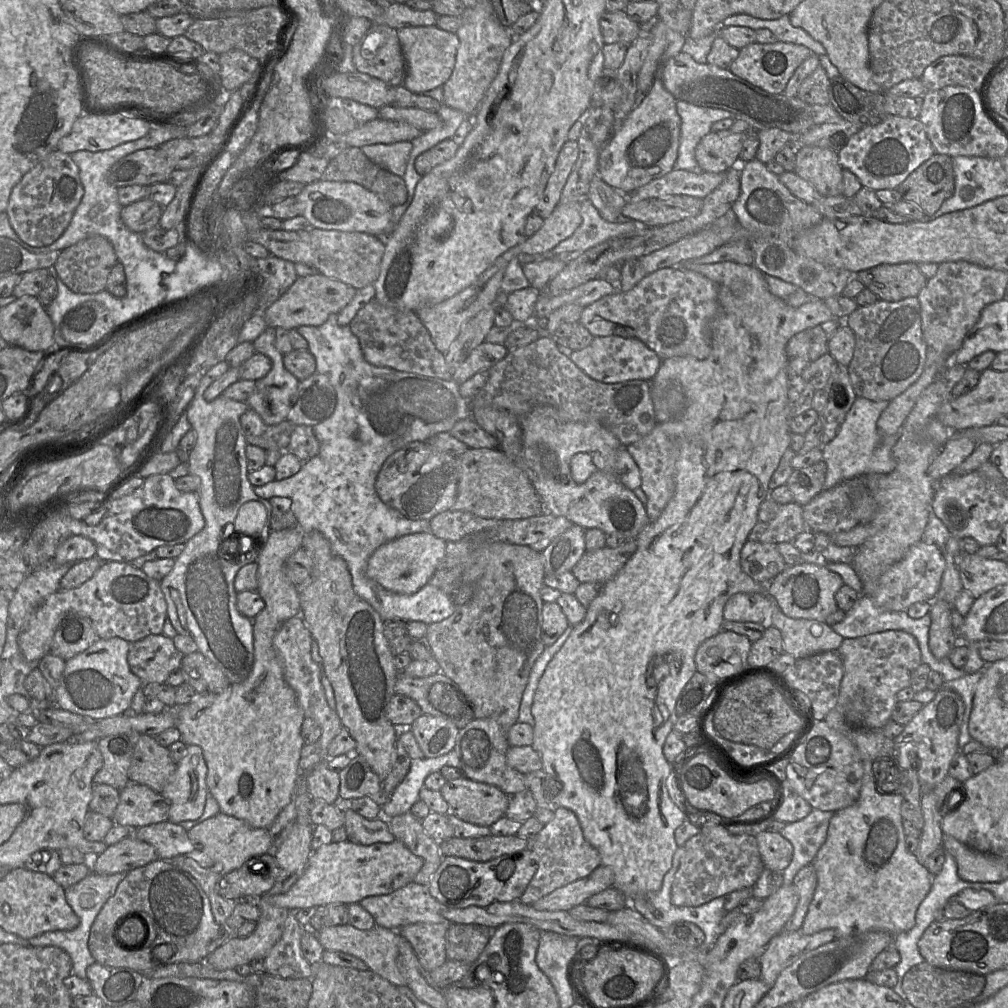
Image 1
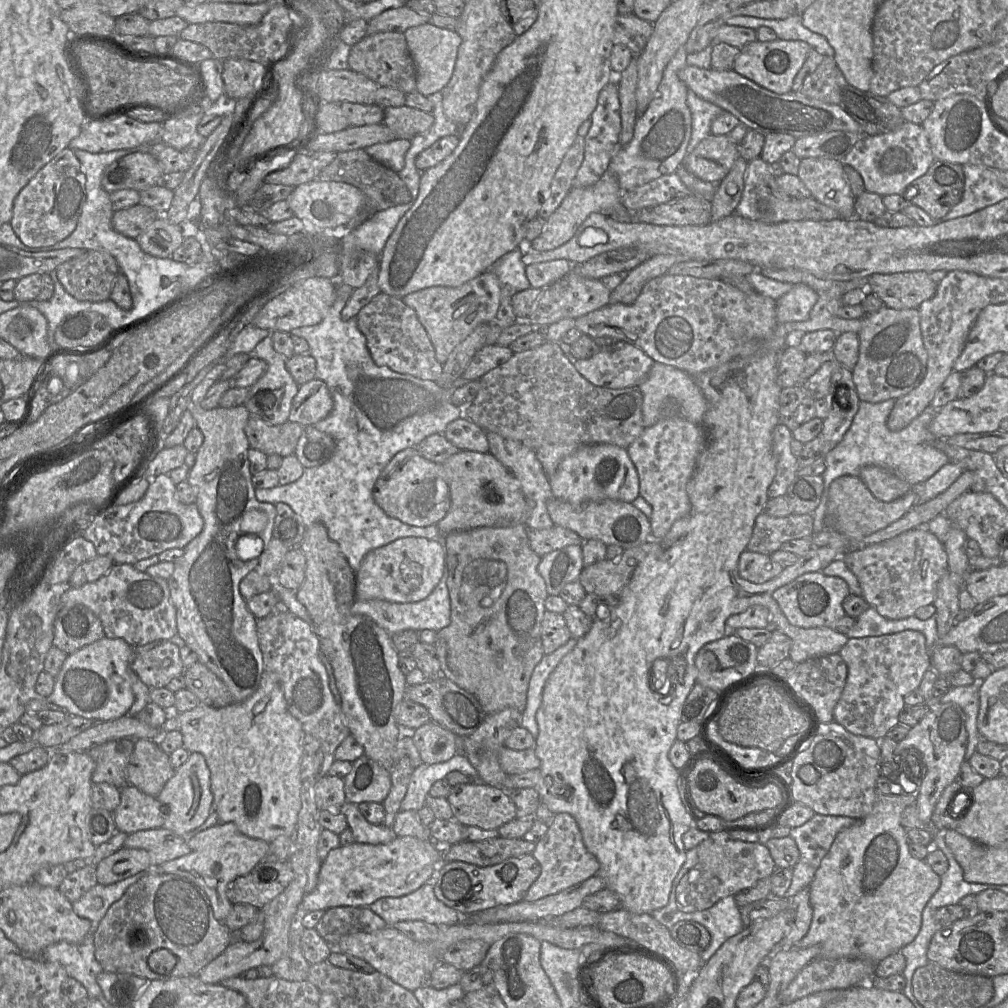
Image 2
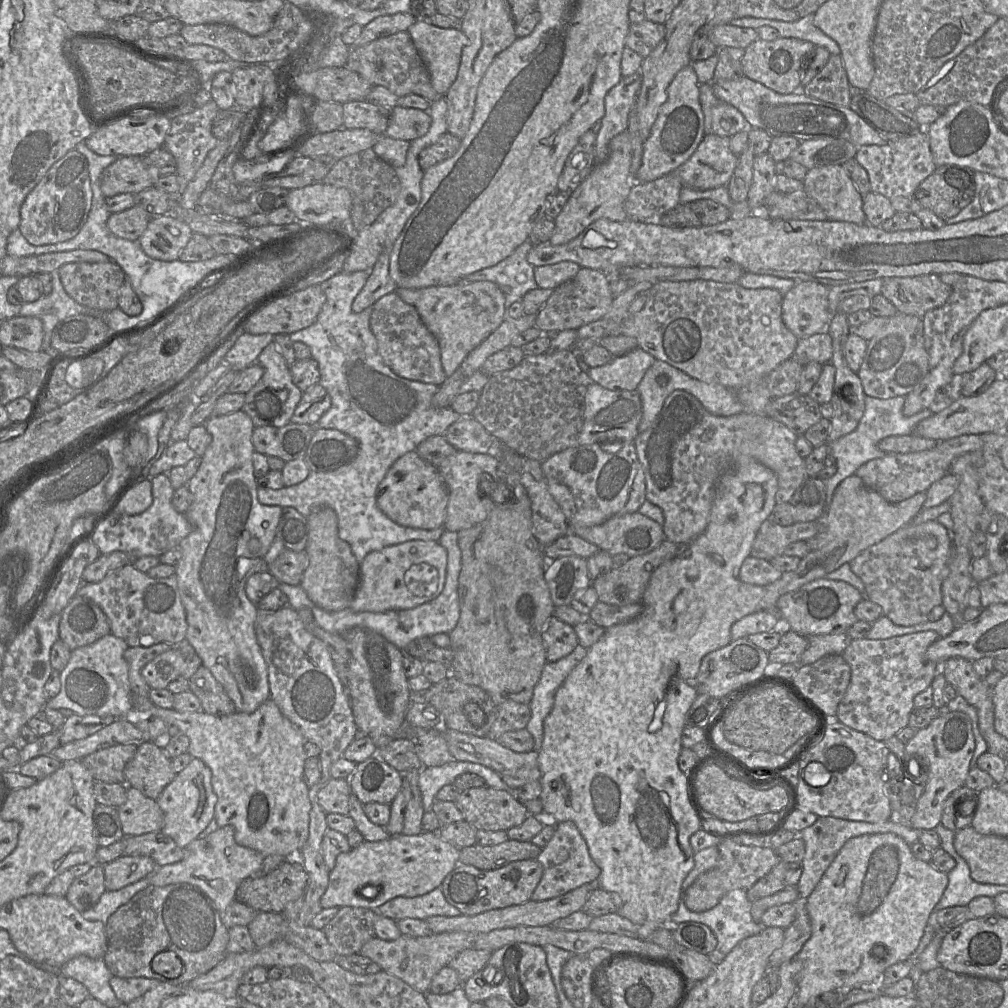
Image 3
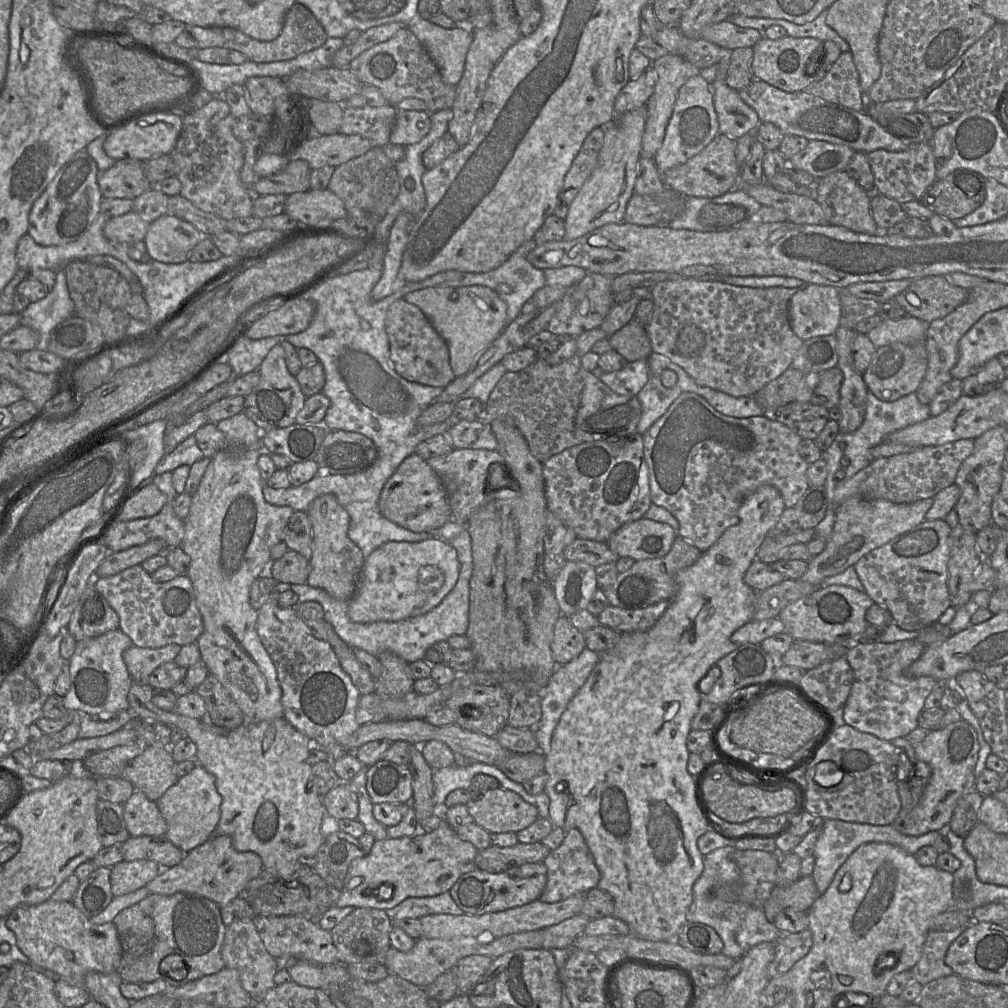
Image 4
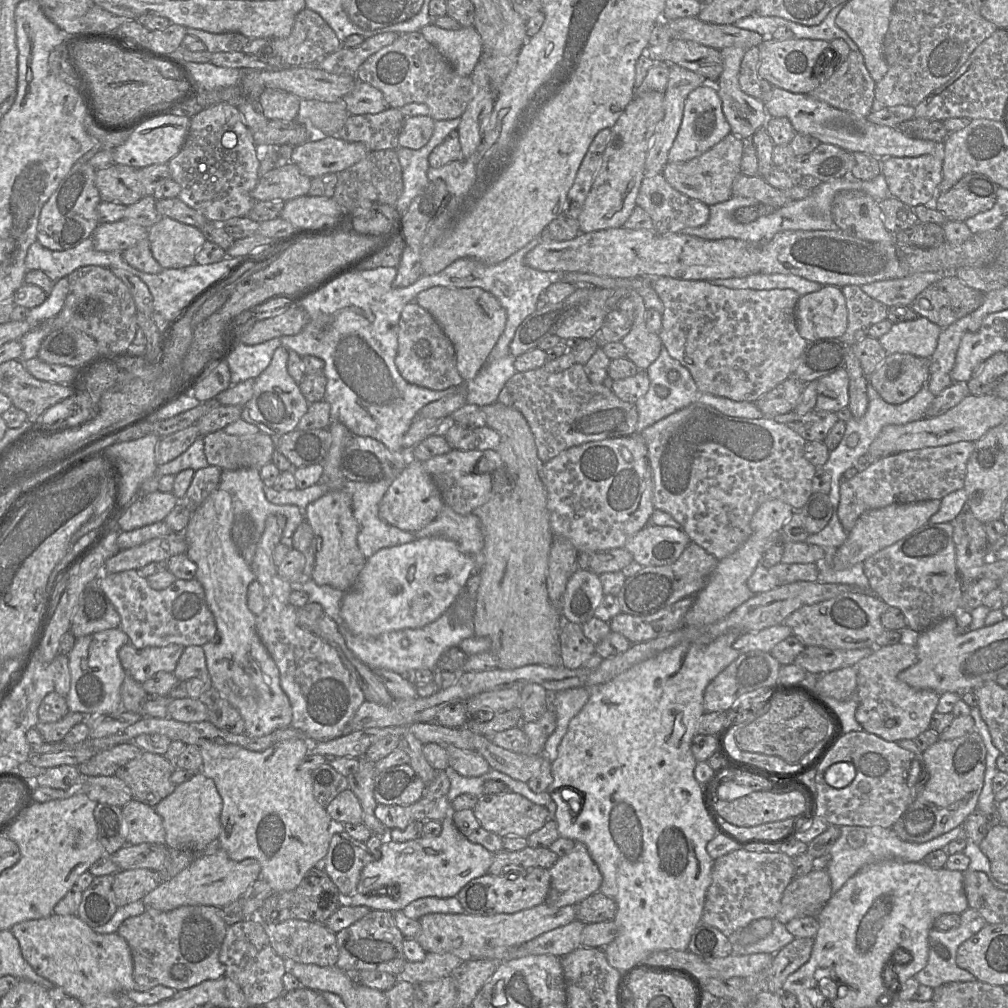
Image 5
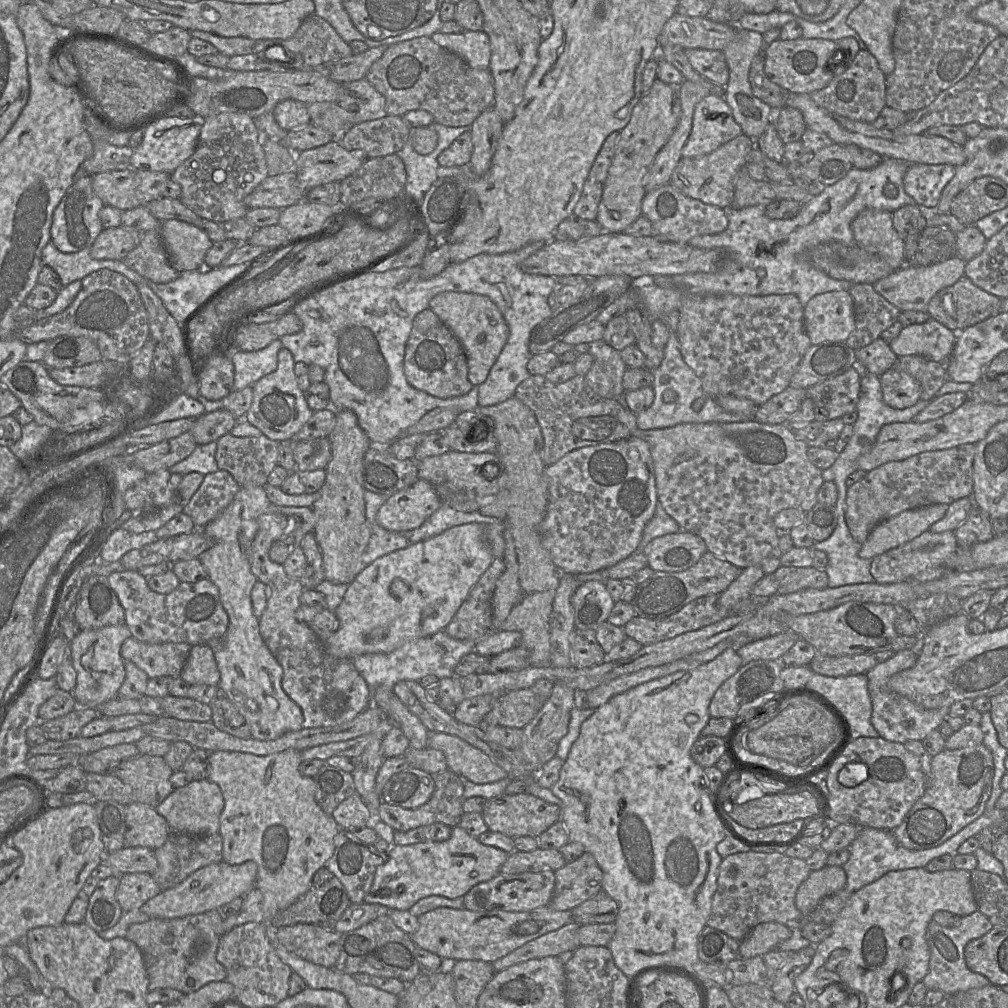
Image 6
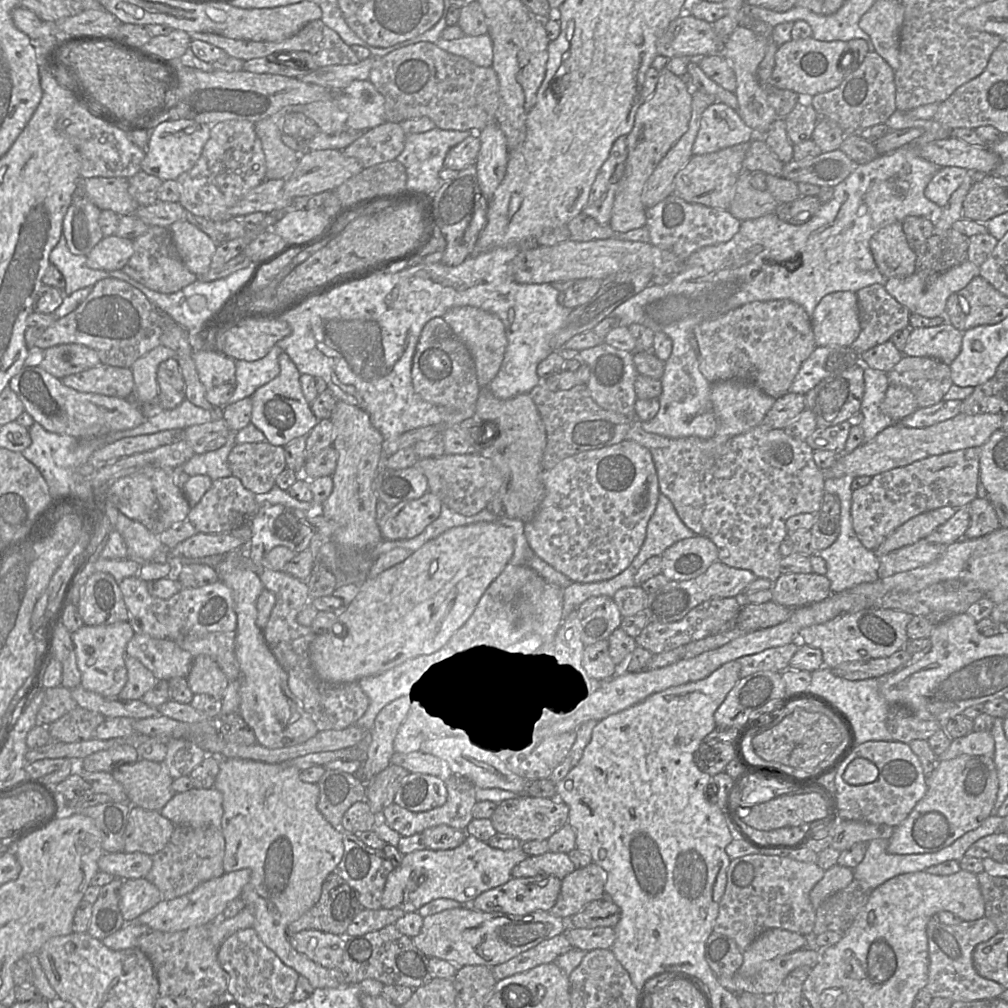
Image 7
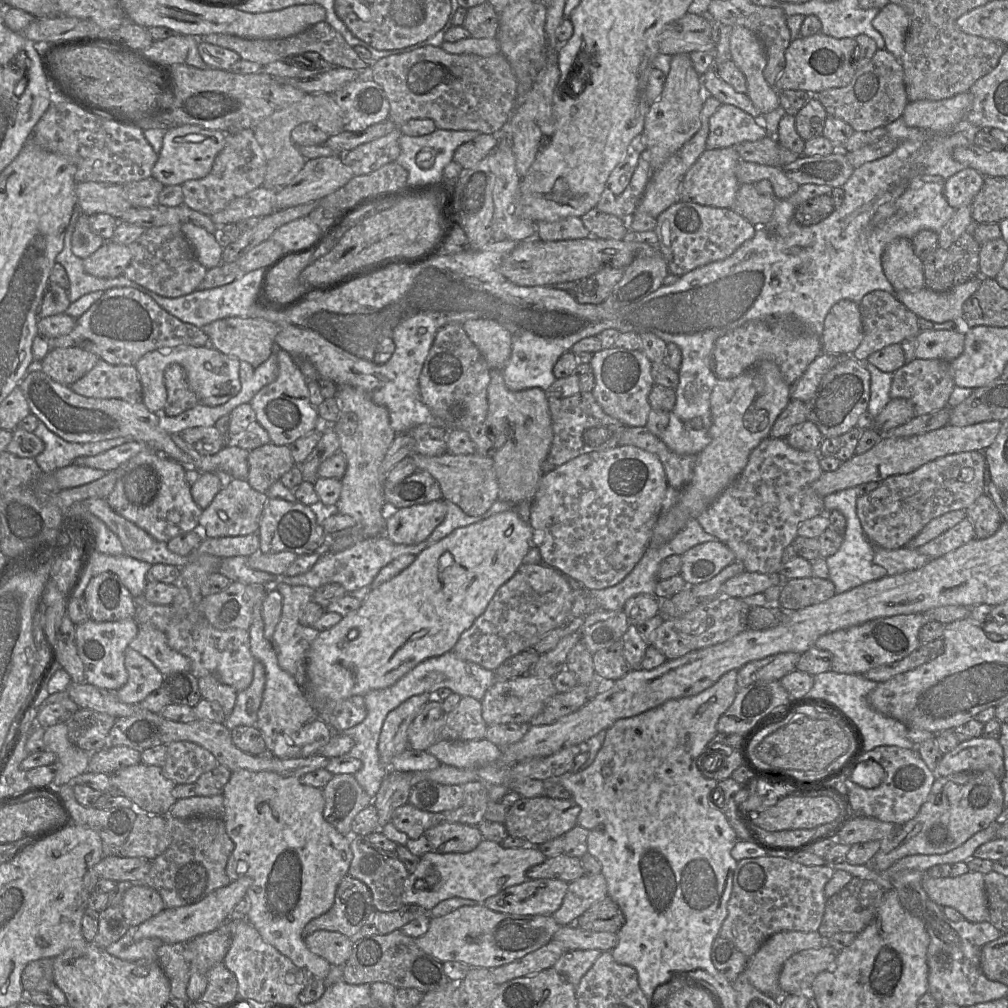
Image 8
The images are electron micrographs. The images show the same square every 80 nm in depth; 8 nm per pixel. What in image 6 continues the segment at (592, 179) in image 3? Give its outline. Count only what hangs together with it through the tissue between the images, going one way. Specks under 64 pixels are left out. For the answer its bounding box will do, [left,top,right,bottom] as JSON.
[596,79,680,233]

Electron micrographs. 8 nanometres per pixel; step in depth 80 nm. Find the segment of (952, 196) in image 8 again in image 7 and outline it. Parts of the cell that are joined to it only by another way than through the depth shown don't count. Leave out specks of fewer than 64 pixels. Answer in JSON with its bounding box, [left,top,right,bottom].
[925,167,972,207]

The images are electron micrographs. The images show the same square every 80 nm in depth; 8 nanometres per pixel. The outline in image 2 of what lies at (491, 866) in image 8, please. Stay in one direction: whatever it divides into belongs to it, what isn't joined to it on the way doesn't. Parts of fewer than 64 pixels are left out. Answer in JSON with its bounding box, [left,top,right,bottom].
[300,836,444,911]

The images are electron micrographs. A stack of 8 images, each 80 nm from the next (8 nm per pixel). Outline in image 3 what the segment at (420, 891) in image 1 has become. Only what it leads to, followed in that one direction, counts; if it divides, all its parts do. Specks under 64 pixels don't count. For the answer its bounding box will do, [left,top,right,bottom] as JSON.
[373,887,461,921]

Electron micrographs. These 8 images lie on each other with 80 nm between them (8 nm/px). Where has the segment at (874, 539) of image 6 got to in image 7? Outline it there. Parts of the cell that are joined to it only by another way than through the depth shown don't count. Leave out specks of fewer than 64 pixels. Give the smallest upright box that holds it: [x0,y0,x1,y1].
[874,507,957,557]

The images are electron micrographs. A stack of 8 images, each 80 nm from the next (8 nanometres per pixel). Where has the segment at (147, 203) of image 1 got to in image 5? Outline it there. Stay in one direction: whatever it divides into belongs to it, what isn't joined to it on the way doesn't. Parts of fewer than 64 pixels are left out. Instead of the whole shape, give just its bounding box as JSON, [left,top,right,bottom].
[92,219,148,252]

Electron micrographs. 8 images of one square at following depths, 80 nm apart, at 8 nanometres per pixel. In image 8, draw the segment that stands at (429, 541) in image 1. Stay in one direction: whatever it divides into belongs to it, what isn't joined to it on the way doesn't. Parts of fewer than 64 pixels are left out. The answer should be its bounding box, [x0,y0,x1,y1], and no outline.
[306,509,533,700]

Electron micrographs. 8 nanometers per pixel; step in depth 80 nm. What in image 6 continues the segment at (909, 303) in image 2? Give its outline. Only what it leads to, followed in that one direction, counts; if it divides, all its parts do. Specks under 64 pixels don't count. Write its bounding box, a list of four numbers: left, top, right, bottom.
[927,277,1002,332]

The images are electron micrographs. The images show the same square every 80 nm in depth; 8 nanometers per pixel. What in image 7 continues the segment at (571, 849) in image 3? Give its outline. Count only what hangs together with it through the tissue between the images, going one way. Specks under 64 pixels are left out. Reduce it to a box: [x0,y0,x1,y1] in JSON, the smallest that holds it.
[550,863,605,920]

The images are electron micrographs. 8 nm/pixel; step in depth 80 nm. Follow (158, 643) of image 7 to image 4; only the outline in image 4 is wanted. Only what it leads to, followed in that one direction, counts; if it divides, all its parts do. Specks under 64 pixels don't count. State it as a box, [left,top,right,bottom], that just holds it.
[123,644,181,685]

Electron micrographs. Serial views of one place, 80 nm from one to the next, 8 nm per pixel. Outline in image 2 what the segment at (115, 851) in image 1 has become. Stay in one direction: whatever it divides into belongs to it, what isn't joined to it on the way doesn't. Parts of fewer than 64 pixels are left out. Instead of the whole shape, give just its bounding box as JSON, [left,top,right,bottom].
[96,847,152,885]

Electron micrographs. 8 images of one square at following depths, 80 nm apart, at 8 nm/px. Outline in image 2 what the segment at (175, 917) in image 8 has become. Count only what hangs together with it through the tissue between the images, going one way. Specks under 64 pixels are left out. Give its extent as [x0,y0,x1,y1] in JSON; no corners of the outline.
[152,822,268,922]

